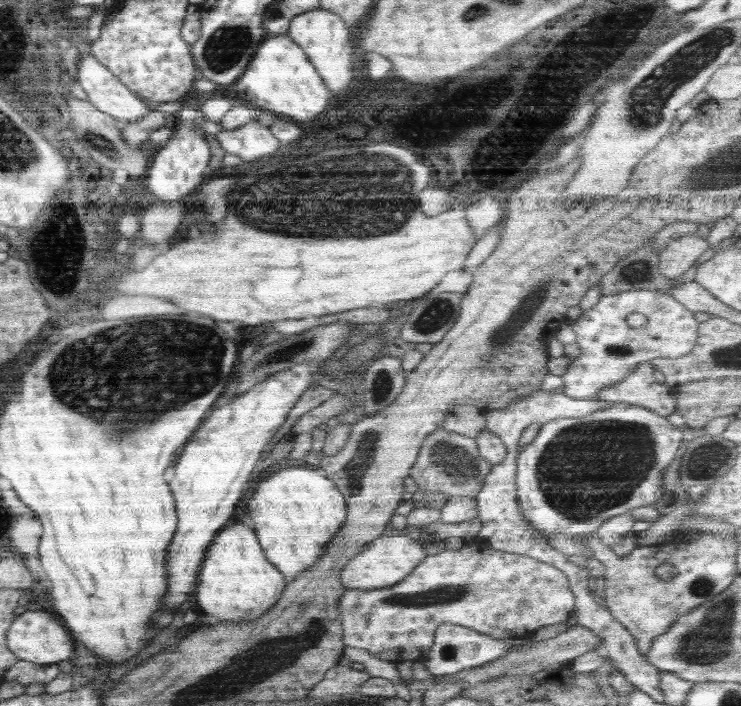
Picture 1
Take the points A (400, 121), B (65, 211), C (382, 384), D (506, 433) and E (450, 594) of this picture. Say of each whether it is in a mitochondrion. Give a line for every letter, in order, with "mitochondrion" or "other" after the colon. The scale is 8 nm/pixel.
A: other
B: other
C: mitochondrion
D: other
E: mitochondrion

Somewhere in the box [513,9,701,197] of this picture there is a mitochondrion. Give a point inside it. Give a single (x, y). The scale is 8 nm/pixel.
(555, 106)

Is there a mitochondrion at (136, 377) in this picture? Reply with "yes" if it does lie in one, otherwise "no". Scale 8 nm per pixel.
yes

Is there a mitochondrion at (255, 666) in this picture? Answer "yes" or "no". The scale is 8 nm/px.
yes

